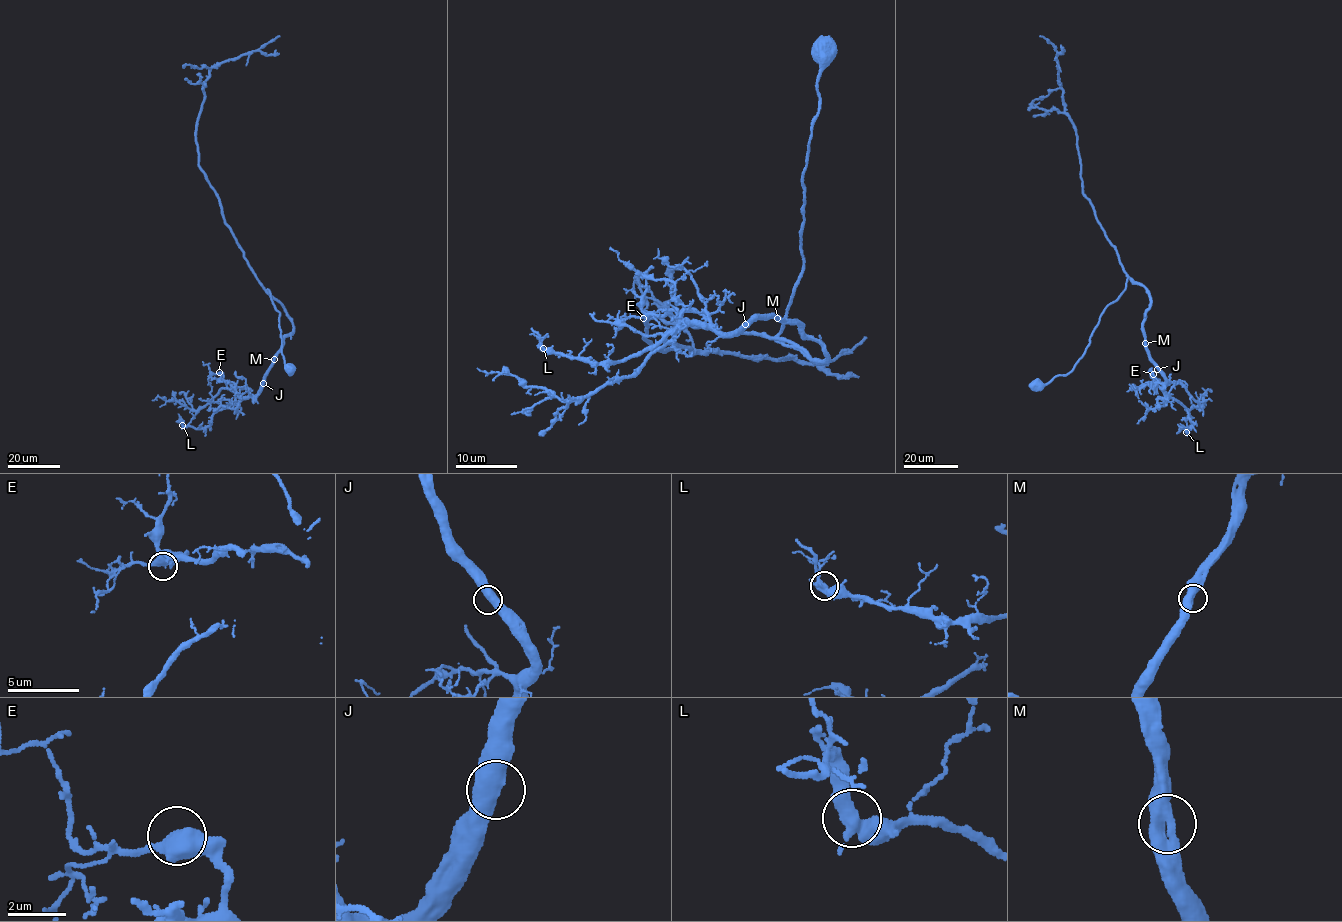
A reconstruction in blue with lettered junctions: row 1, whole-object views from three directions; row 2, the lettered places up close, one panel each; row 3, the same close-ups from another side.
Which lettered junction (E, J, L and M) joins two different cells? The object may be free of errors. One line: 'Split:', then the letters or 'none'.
Split: none

